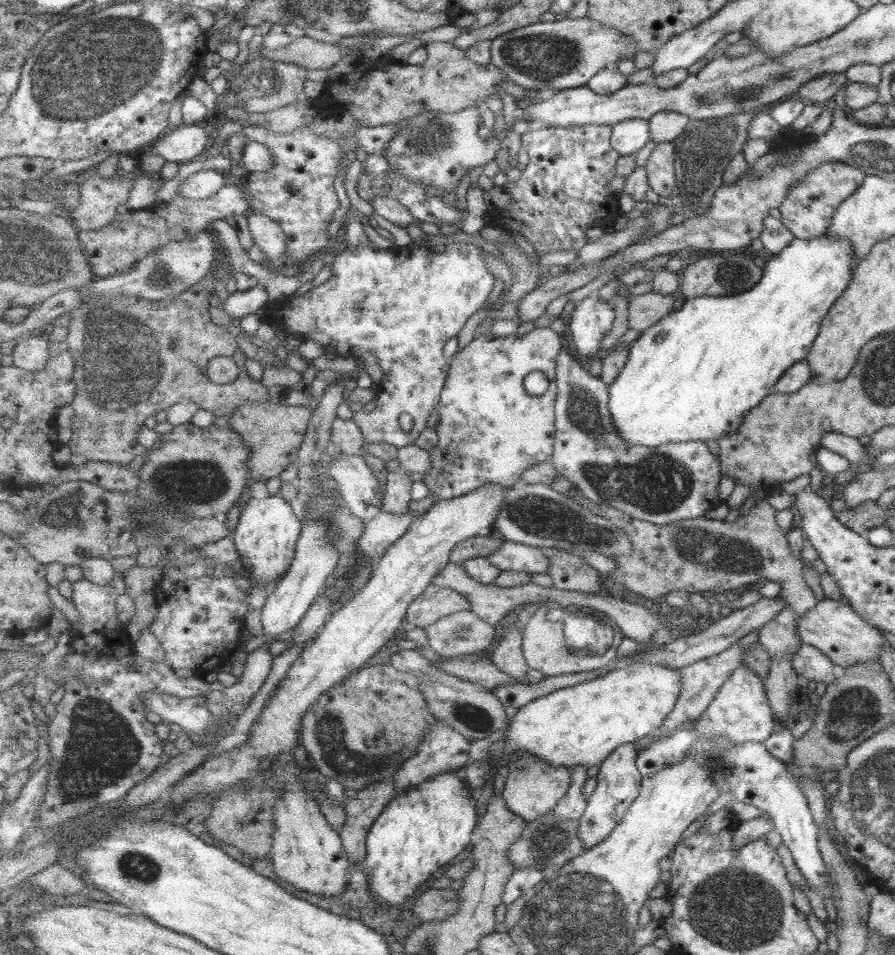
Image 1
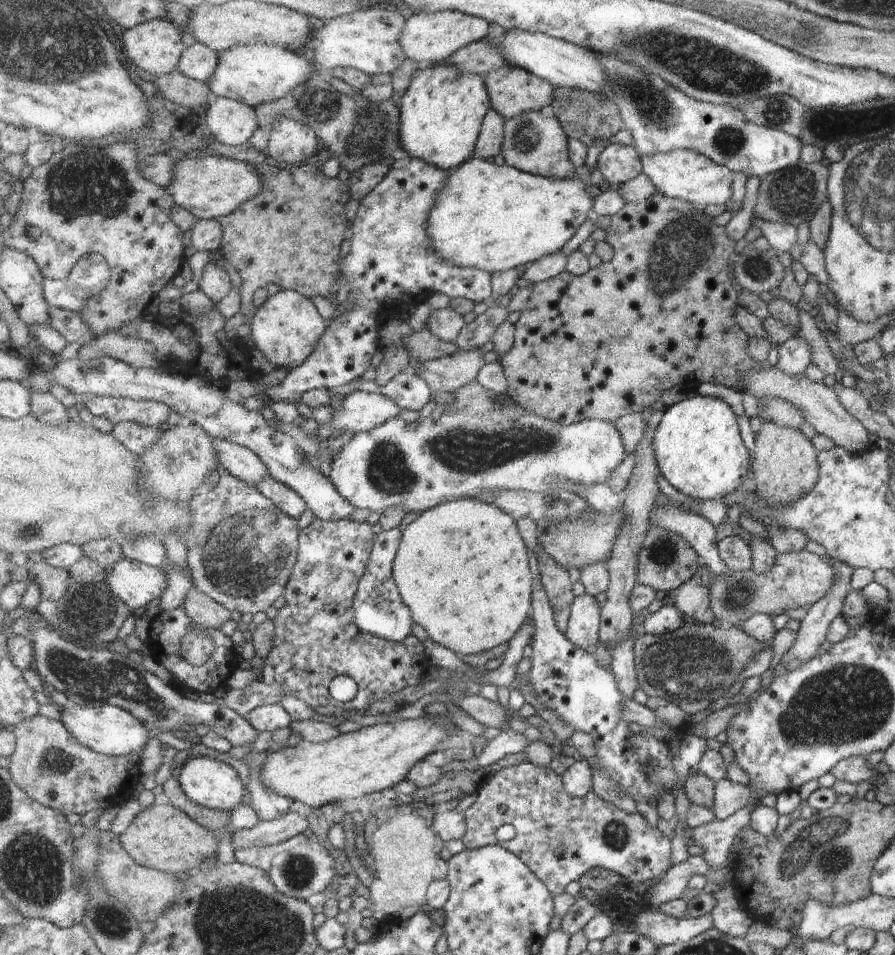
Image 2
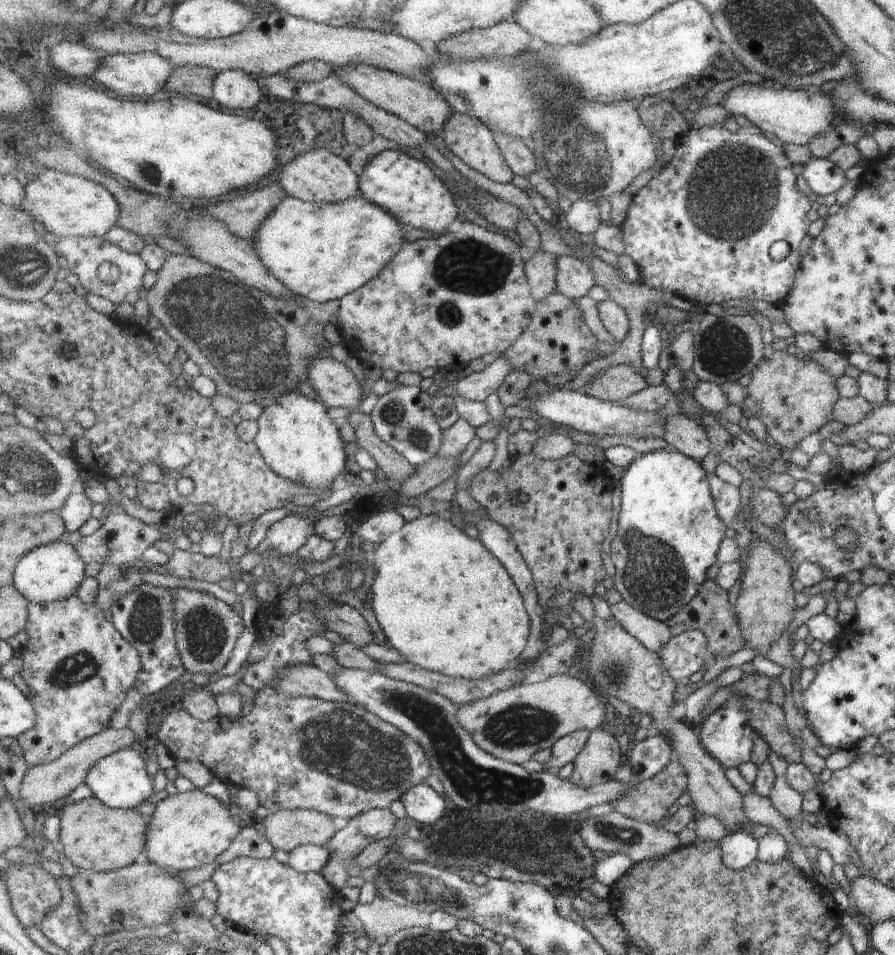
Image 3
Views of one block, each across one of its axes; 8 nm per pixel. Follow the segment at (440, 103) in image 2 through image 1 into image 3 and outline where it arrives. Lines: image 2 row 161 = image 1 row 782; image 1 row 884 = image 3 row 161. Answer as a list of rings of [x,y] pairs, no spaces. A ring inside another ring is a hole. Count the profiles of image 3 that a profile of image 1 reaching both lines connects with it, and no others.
[[[385,150],[368,160],[360,180],[360,193],[385,208],[401,224],[443,235],[459,218],[453,192],[439,179],[435,168],[397,150]]]

